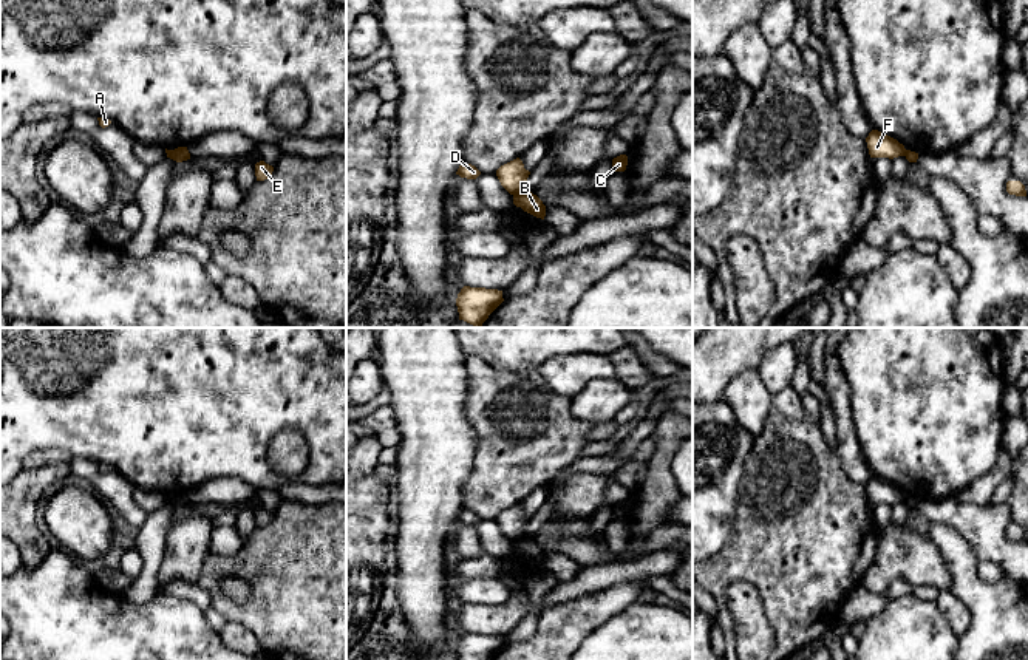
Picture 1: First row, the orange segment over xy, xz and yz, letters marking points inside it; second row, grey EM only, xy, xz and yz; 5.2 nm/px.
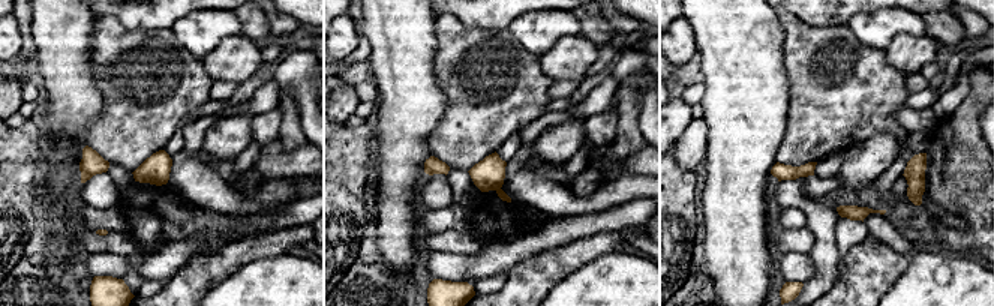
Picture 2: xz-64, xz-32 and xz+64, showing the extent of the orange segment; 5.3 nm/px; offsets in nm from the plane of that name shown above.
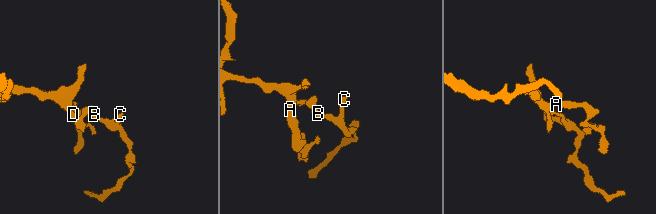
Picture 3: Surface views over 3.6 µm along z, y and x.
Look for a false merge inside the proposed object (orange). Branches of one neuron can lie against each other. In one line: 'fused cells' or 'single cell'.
fused cells

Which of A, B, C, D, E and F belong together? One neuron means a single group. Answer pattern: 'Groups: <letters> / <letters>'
Groups: A D F / B C E

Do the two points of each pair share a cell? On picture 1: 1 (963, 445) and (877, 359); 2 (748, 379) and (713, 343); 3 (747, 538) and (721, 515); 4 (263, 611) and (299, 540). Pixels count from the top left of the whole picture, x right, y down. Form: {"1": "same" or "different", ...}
{"1": "same", "2": "different", "3": "different", "4": "same"}

